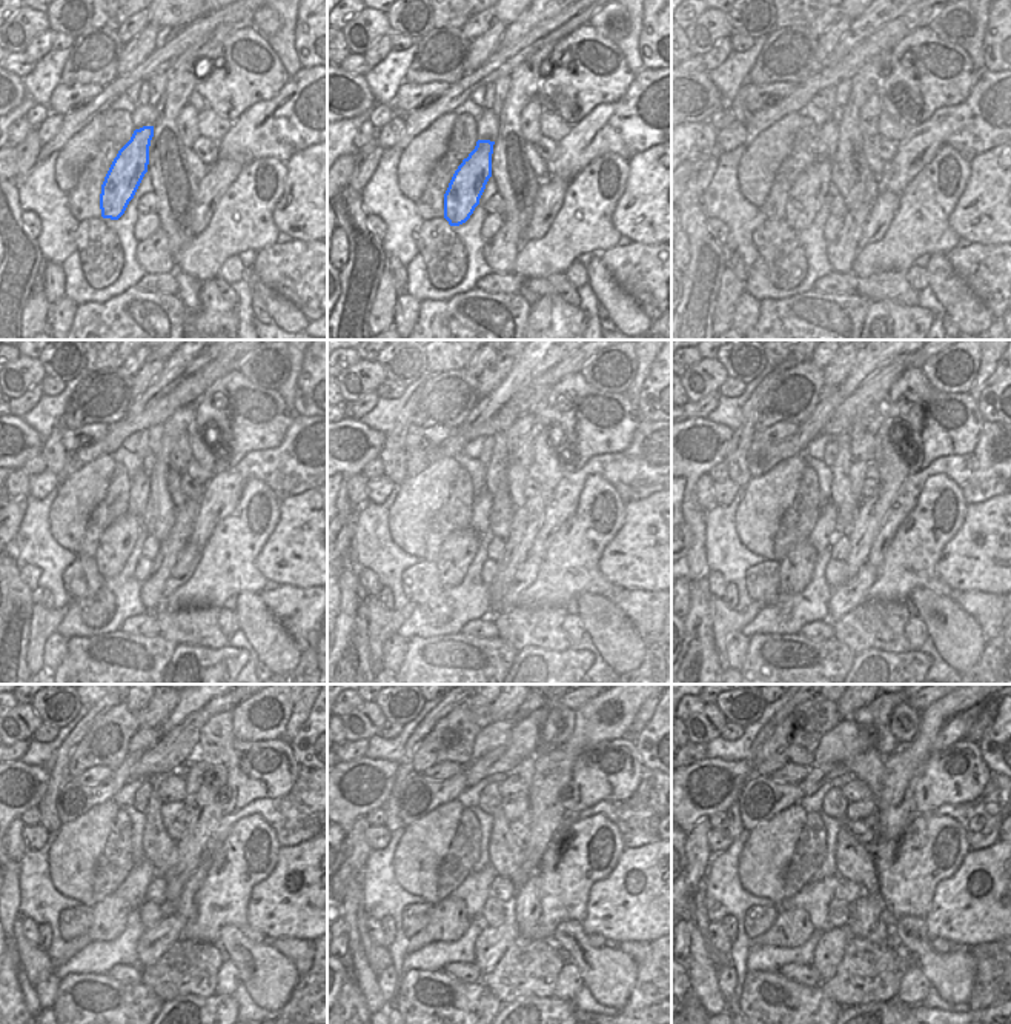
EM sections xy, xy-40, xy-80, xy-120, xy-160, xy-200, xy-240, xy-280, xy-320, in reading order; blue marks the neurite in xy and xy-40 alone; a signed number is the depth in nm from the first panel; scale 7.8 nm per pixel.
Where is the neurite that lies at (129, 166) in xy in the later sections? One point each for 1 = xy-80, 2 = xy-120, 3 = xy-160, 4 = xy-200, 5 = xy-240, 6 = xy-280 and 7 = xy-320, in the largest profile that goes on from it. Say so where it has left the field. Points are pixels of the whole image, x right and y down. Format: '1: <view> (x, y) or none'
1: xy-80 (805, 197)
2: xy-120 (119, 538)
3: xy-160 (460, 548)
4: xy-200 (796, 568)
5: xy-240 (109, 915)
6: xy-280 (449, 921)
7: xy-320 (792, 927)

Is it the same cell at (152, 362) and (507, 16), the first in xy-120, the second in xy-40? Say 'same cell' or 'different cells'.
different cells

